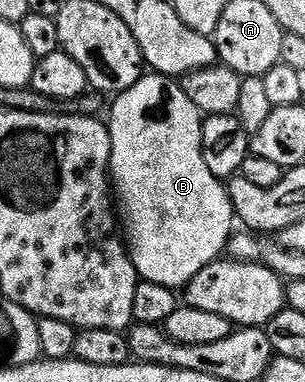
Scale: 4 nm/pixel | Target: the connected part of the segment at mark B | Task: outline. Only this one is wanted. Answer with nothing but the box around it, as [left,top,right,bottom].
[109,72,237,291]

